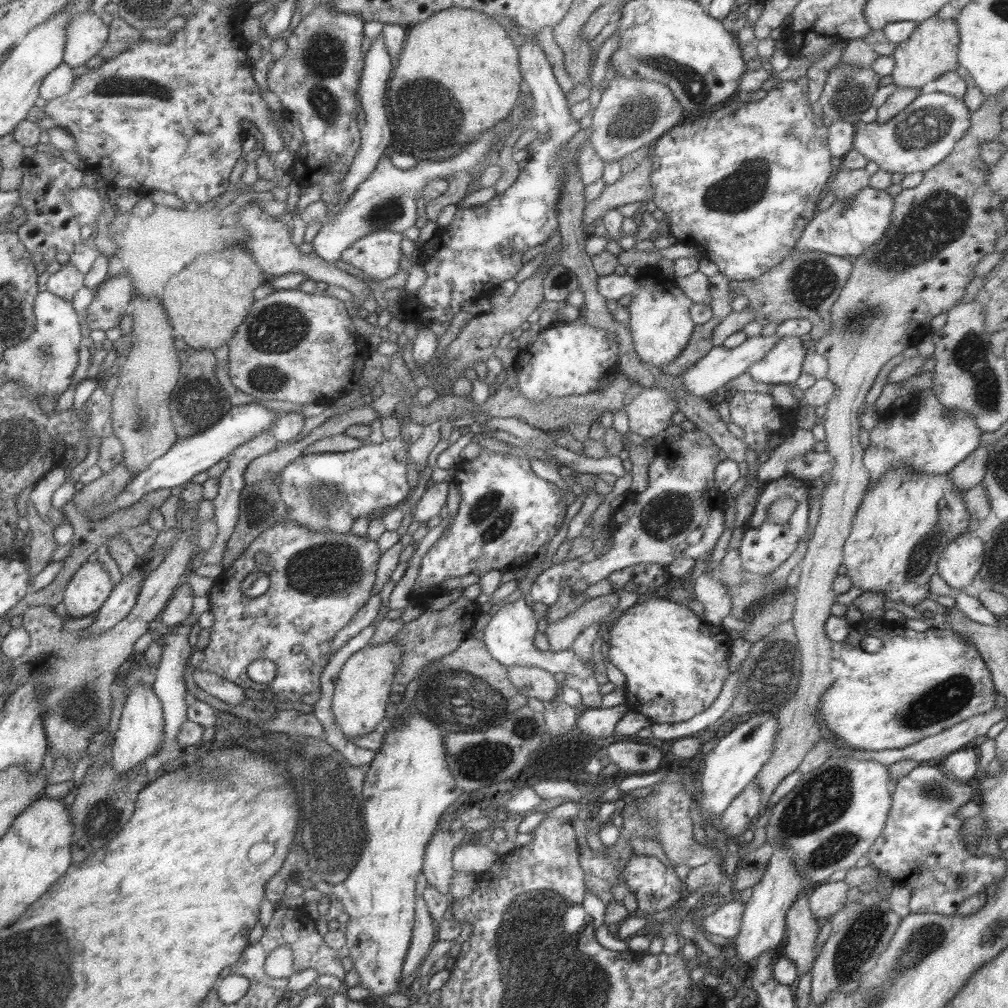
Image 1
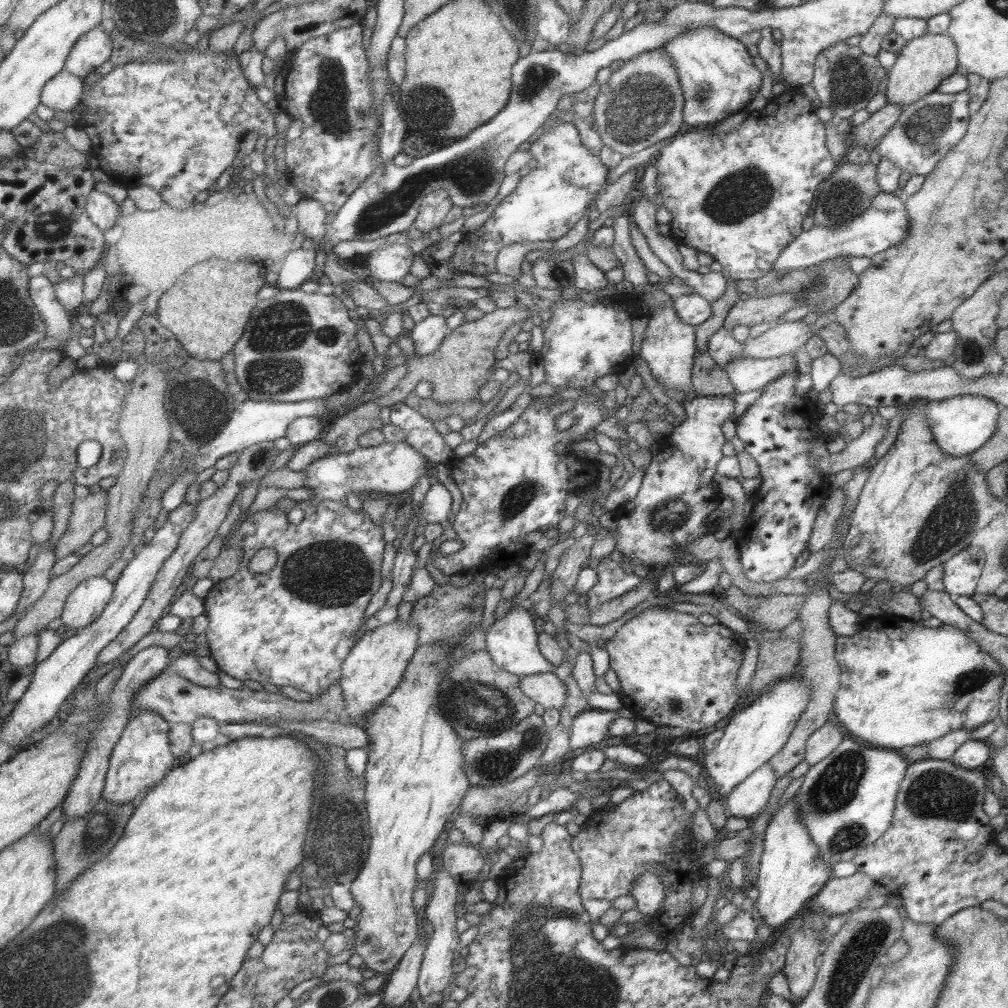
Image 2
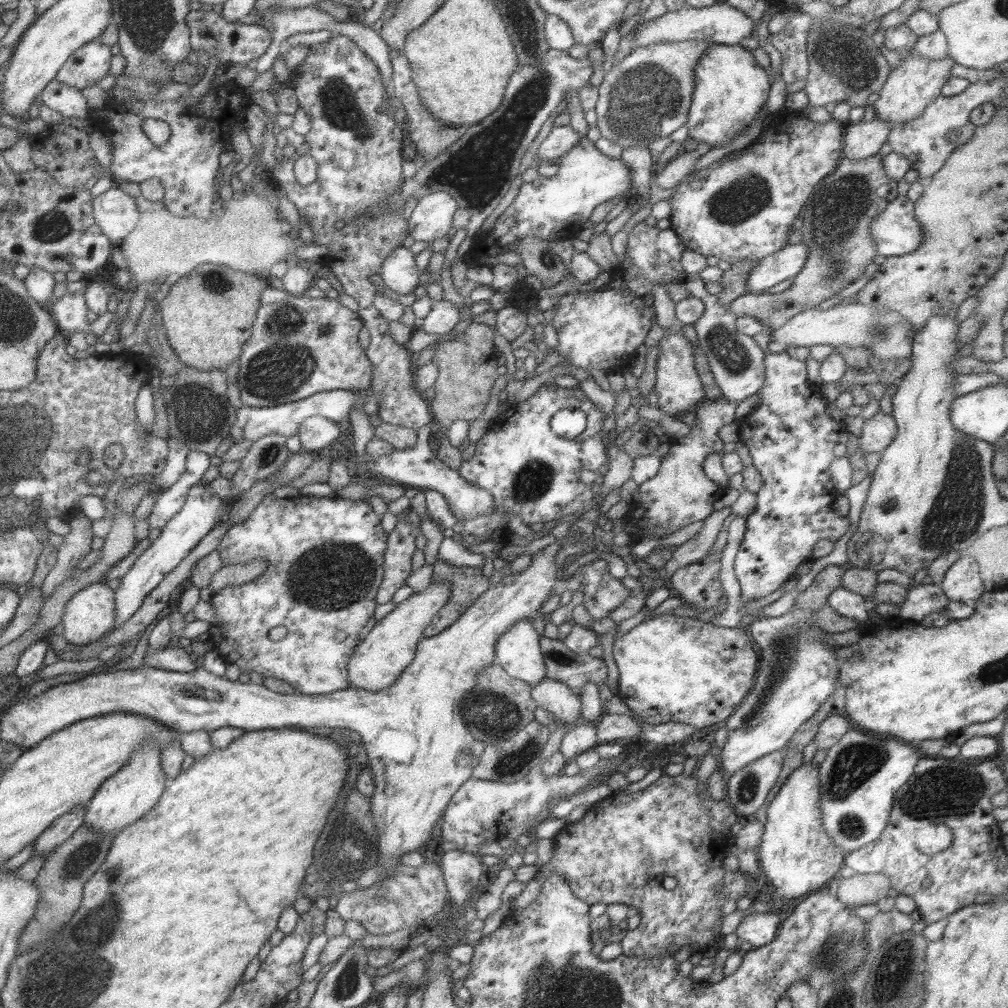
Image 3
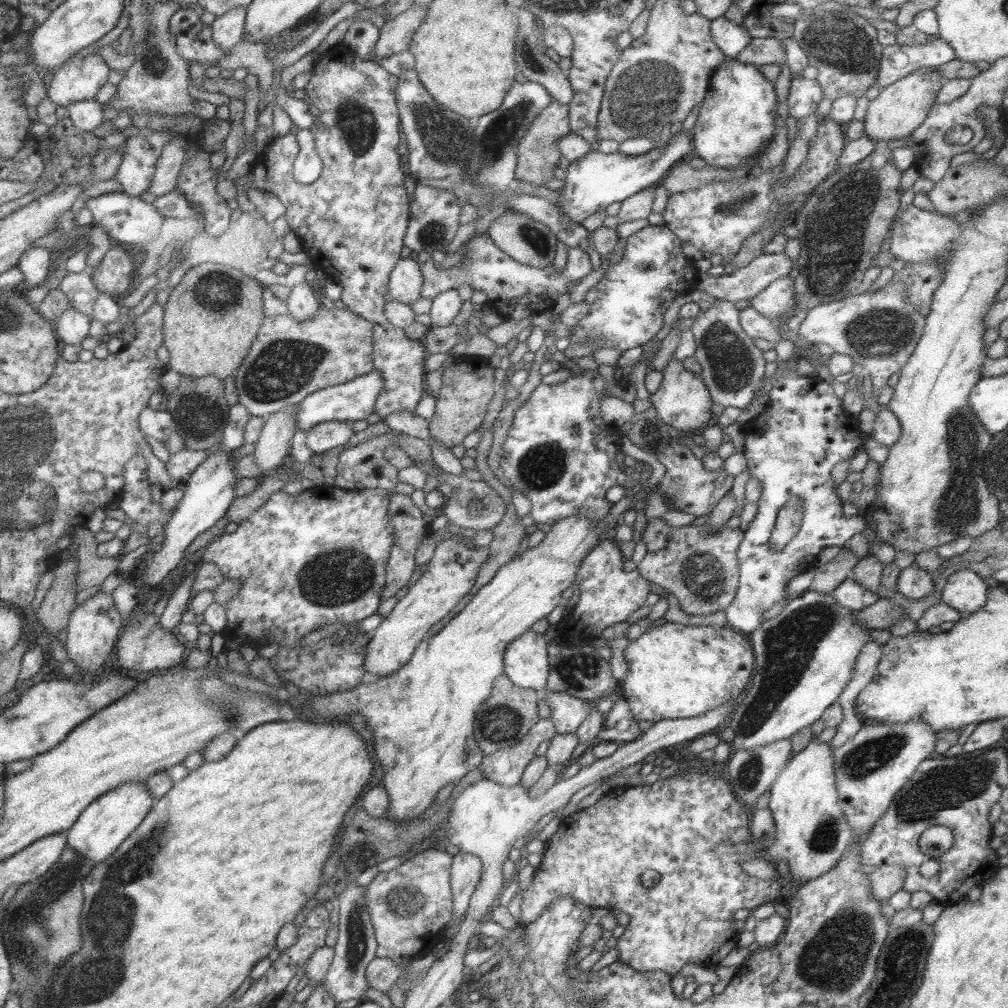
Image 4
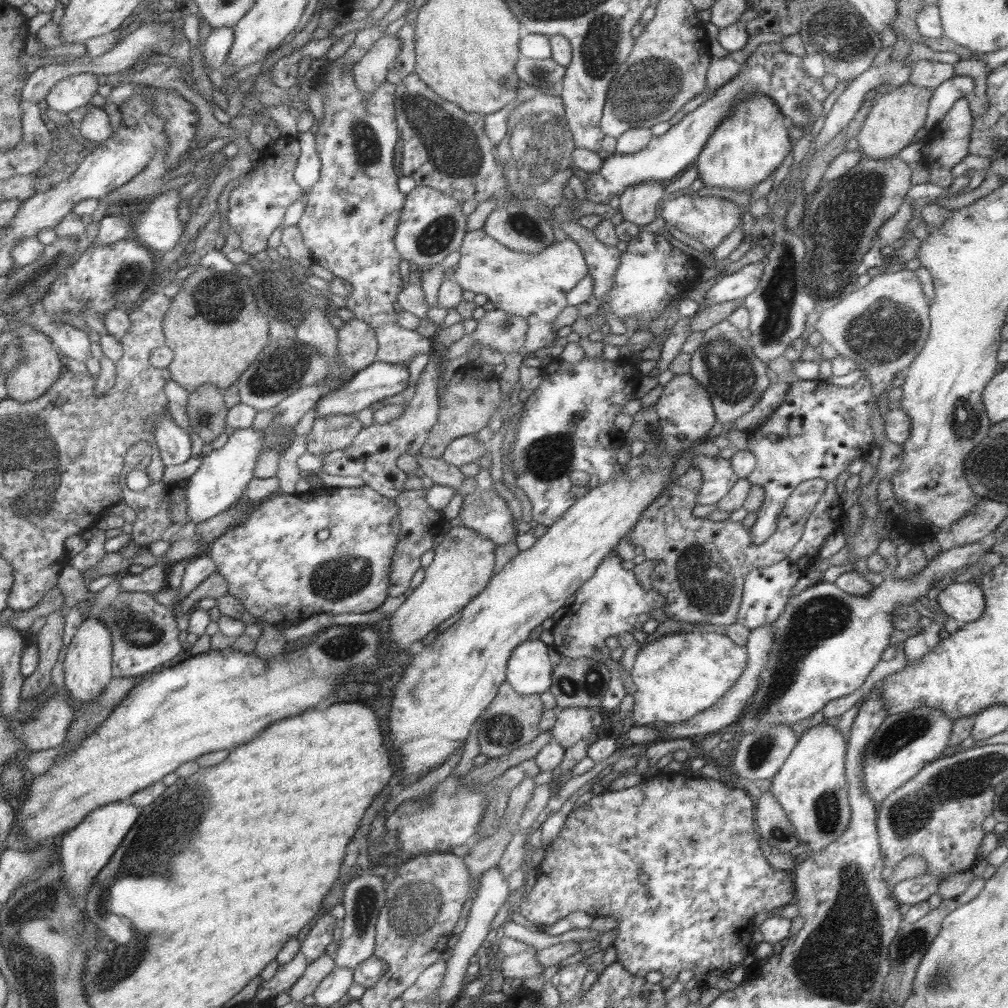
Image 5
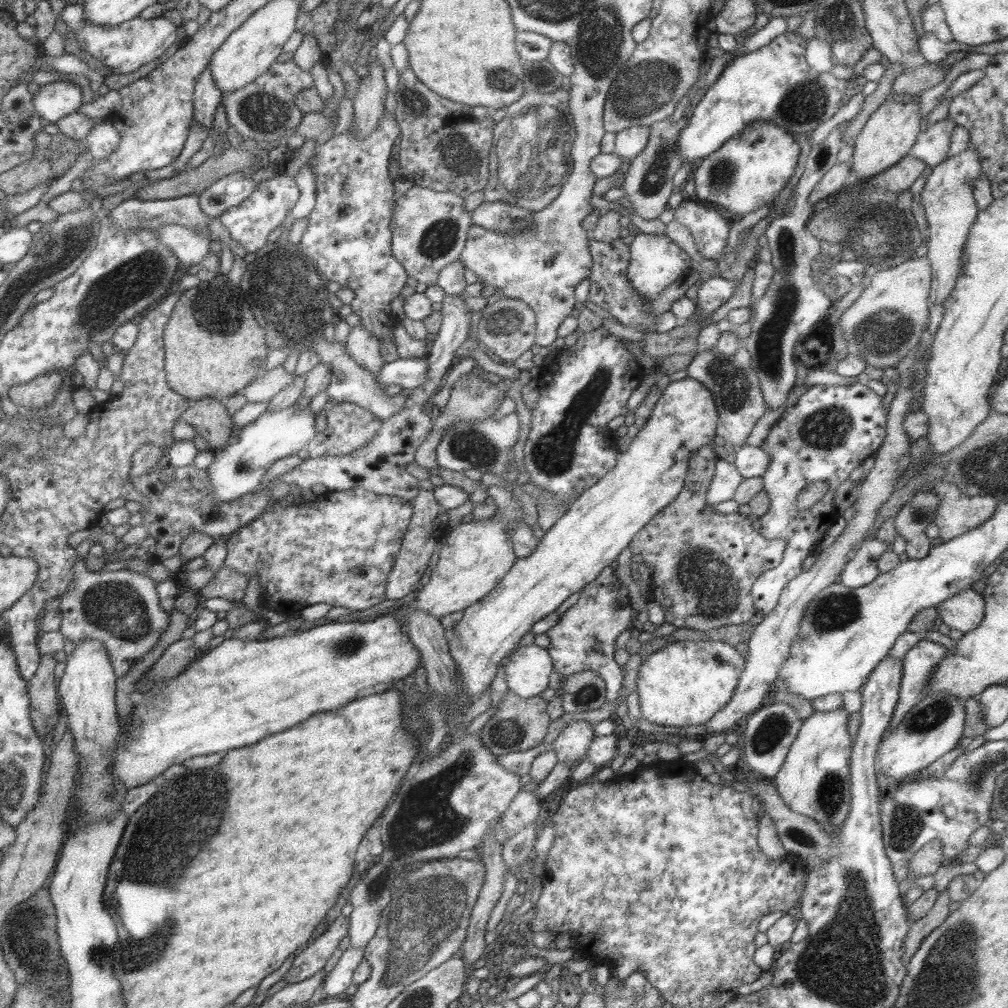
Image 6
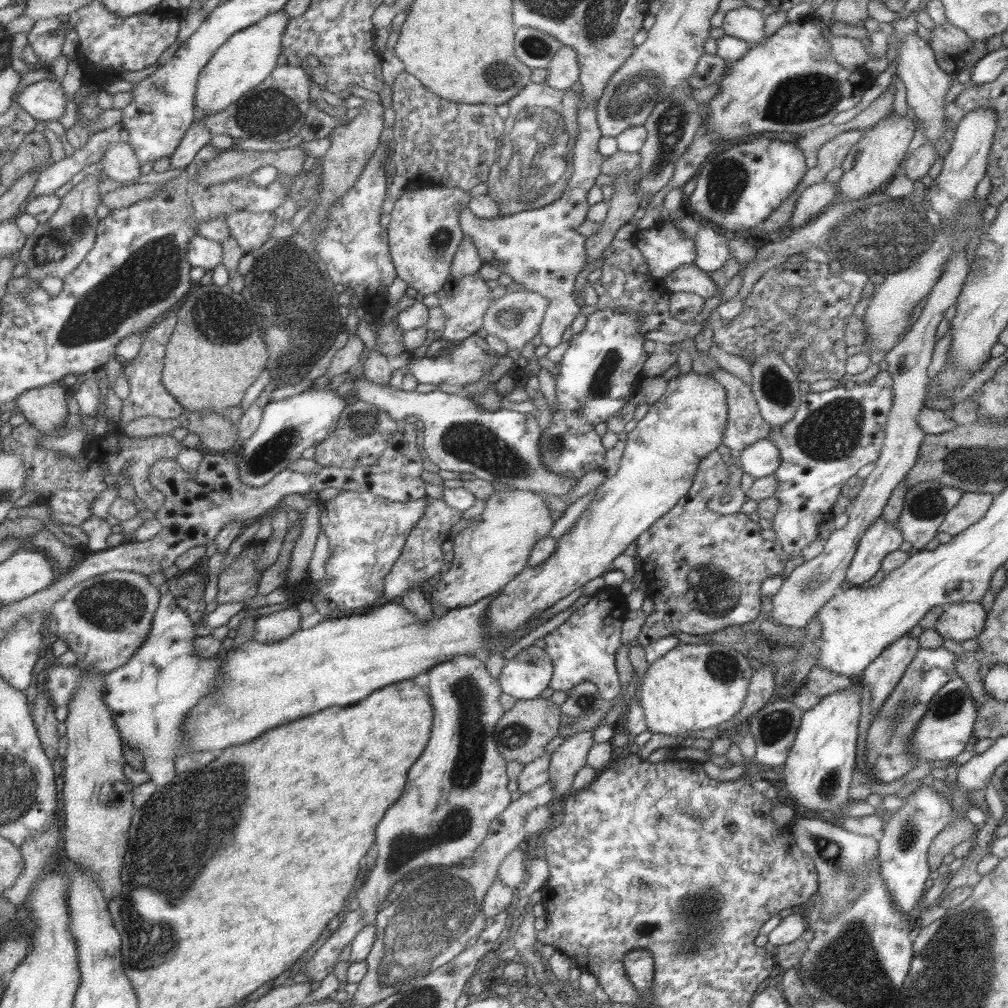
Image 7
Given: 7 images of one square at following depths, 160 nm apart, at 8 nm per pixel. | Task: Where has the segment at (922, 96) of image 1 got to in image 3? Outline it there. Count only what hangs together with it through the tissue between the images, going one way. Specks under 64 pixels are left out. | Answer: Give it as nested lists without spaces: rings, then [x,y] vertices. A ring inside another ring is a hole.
[[[1001,76],[1001,78],[991,80],[991,82],[970,83],[967,89],[954,96],[940,95],[925,107],[919,117],[907,123],[893,125],[887,142],[892,151],[907,158],[910,168],[917,171],[919,180],[926,182],[932,174],[936,173],[936,170],[943,166],[946,158],[952,150],[955,150],[955,147],[969,142],[975,135],[975,125],[969,122],[969,113],[973,111],[973,108],[977,108],[985,102],[995,103],[1001,97],[999,93],[1005,89],[1005,83],[1007,83],[1007,78]],[[952,130],[958,131],[959,137],[955,141],[947,141],[944,136]]]

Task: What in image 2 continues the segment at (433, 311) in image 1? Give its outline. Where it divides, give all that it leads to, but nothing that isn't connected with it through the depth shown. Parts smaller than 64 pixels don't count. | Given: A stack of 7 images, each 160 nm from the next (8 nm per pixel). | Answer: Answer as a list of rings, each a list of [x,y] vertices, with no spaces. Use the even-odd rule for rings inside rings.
[[[571,122],[553,125],[525,146],[537,164],[524,176],[517,187],[493,209],[487,220],[472,232],[467,232],[455,245],[449,261],[454,274],[485,276],[495,272],[496,253],[508,244],[518,242],[528,247],[538,240],[552,240],[563,236],[575,222],[579,222],[585,209],[604,190],[608,168],[591,154],[579,140],[578,131]]]

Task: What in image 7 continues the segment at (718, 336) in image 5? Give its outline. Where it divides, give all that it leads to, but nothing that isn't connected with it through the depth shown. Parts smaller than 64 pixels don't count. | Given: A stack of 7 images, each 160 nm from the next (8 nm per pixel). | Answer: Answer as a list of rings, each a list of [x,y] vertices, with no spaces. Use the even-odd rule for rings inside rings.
[[[722,368],[707,375],[726,390],[728,415],[722,436],[723,446],[737,454],[757,440],[767,438],[770,426],[761,418],[750,386]]]

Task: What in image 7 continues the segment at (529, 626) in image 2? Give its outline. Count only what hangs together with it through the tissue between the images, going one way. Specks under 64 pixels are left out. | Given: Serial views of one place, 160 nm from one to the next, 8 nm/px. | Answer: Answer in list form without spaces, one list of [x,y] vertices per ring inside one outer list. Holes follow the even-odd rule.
[[[530,645],[504,662],[498,678],[500,691],[516,700],[539,697],[552,678],[552,665],[544,649]]]

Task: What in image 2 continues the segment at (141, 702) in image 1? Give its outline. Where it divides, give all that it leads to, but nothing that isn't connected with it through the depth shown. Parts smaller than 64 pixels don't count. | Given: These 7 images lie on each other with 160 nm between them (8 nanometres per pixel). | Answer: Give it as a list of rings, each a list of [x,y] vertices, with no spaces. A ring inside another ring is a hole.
[[[144,710],[144,712],[136,712],[134,716],[131,716],[130,721],[126,723],[120,737],[113,745],[100,798],[115,804],[125,804],[132,801],[136,803],[136,800],[143,796],[144,793],[153,788],[160,780],[163,780],[166,775],[165,770],[171,769],[174,758],[169,748],[169,729],[170,723],[163,720],[158,714]]]

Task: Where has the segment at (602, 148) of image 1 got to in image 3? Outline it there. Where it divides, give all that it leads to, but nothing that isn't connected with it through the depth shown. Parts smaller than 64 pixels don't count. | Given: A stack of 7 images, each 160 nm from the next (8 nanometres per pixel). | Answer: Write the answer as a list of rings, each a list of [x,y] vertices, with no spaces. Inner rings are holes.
[[[685,39],[633,47],[630,54],[605,73],[599,84],[594,112],[600,138],[616,142],[622,148],[647,147],[650,142],[667,137],[686,125],[693,91],[693,69],[709,45],[713,45],[711,40]]]

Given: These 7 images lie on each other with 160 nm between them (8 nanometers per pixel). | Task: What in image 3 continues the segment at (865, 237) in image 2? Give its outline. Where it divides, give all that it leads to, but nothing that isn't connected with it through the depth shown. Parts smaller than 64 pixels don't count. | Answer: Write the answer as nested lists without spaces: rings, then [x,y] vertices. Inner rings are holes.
[[[897,196],[871,221],[870,231],[876,254],[901,256],[917,250],[924,241],[924,228],[915,220],[914,205]],[[800,242],[783,245],[751,267],[744,284],[745,290],[759,294],[761,290],[767,290],[782,280],[793,278],[801,270],[805,257],[806,250]]]

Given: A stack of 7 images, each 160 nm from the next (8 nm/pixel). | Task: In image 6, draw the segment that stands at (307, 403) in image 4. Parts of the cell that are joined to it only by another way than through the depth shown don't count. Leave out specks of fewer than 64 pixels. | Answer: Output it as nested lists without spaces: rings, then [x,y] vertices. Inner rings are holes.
[[[425,356],[419,358],[397,357],[391,362],[384,362],[376,379],[380,387],[398,384],[401,388],[417,388],[428,378],[428,362]]]

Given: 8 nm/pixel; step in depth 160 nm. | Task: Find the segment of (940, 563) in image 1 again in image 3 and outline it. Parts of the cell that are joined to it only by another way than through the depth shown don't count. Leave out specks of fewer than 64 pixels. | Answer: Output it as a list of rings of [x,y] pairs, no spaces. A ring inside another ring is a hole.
[[[960,556],[947,568],[939,586],[949,601],[959,603],[977,601],[983,593],[983,584],[975,559]]]

